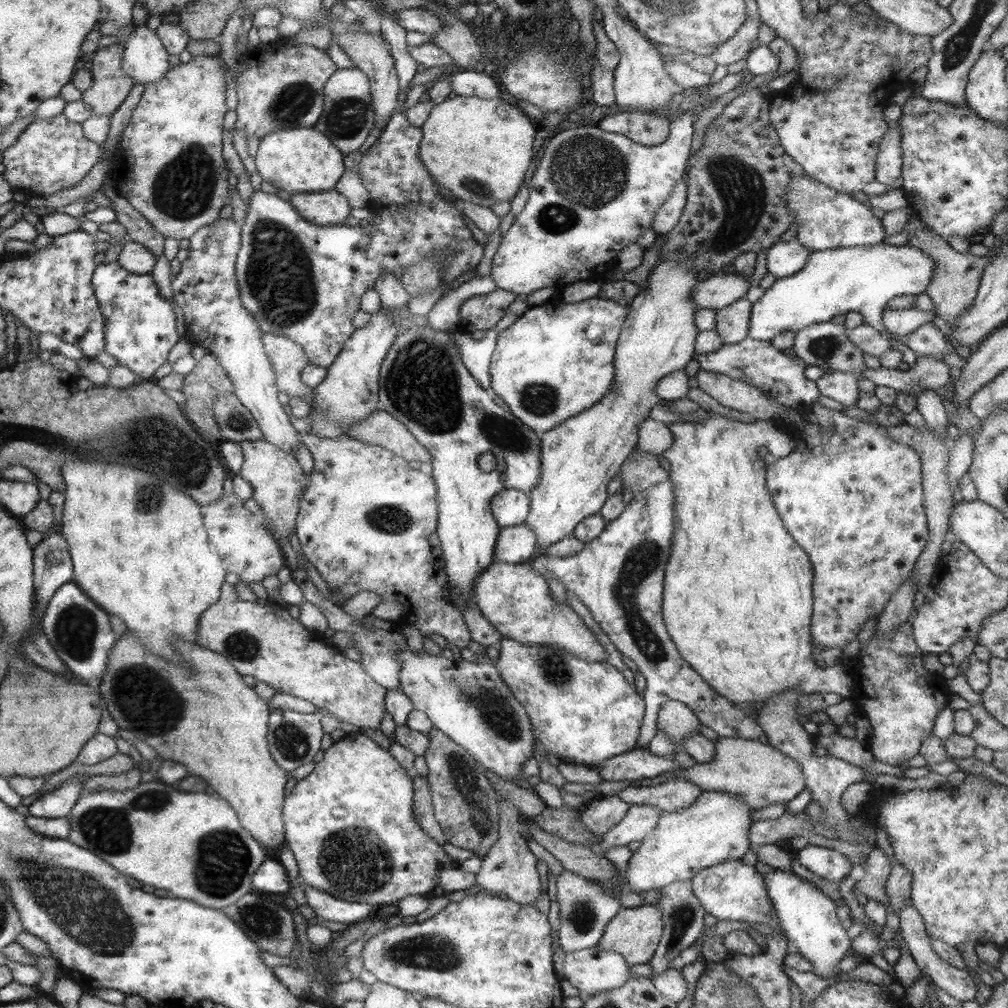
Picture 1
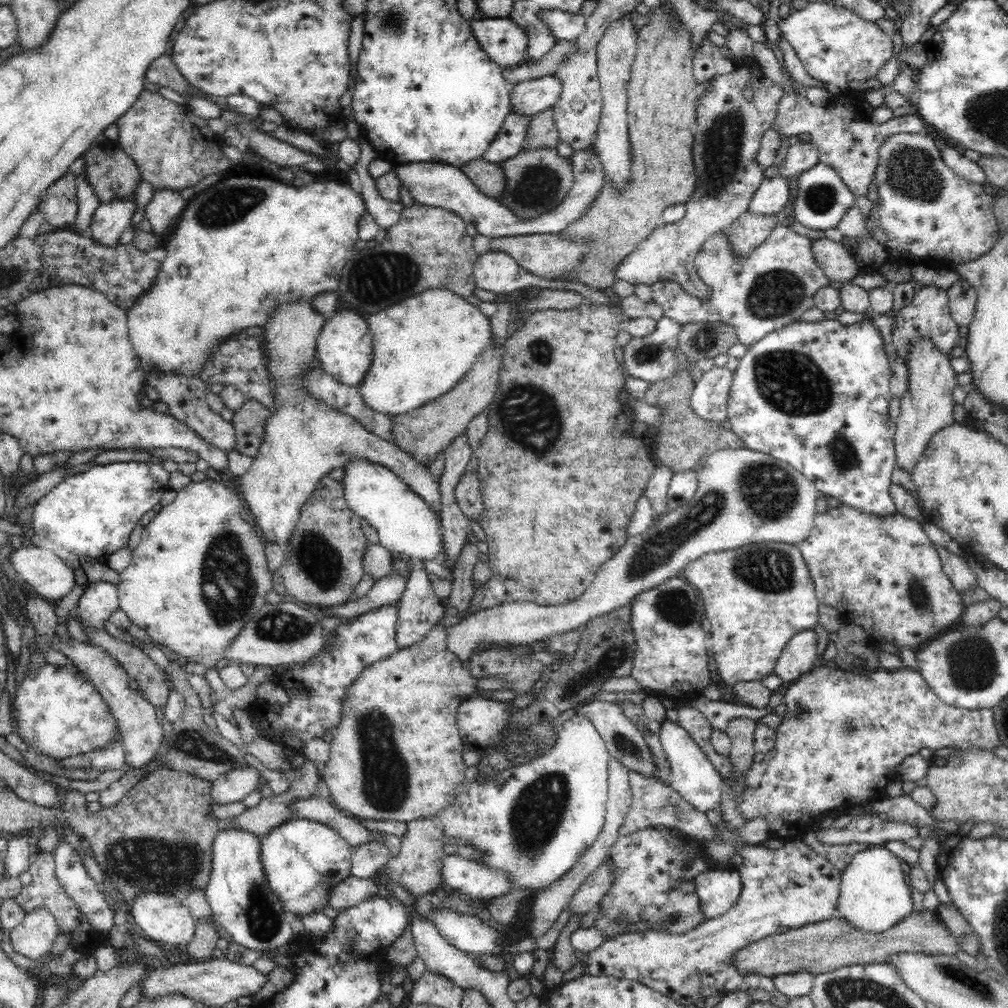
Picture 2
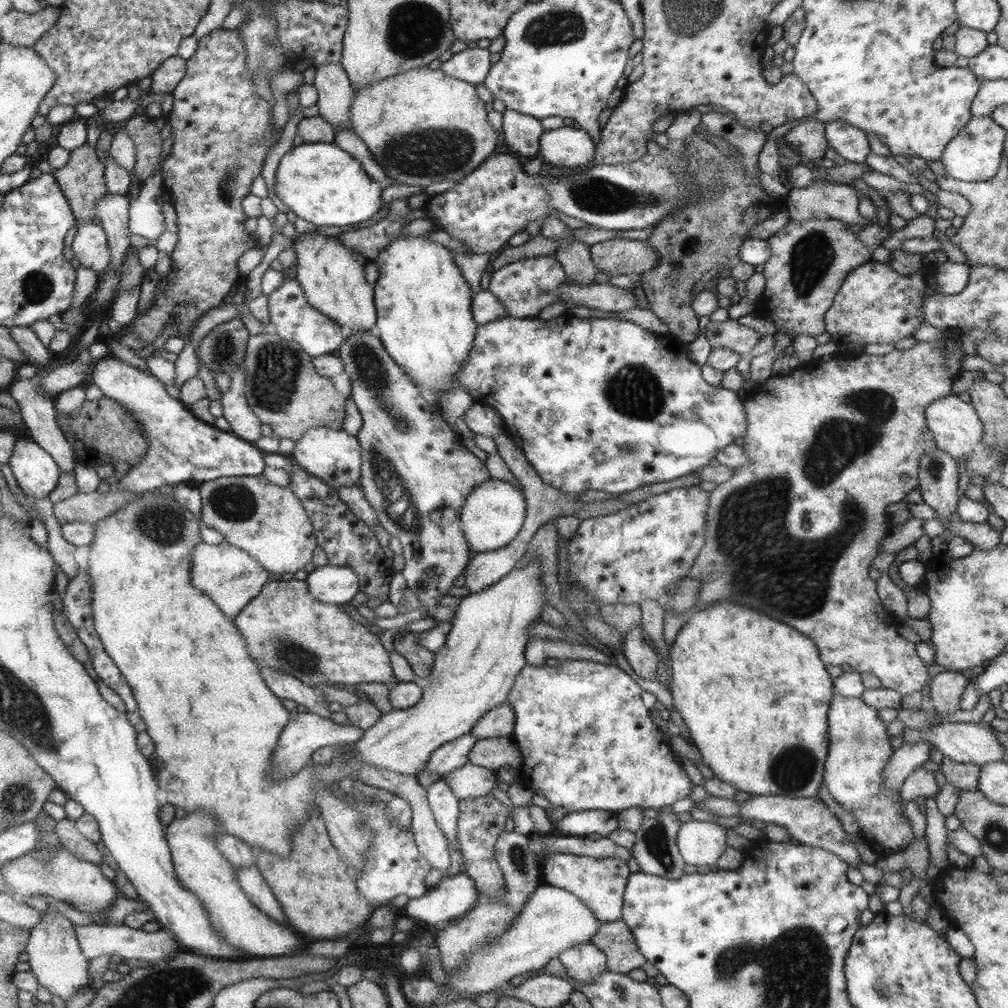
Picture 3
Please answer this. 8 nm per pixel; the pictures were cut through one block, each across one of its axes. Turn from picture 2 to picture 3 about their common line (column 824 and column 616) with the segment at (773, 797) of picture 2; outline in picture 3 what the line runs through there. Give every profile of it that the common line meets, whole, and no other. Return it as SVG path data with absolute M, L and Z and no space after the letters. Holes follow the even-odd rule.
M559 660L557 668L549 668L545 666L533 666L533 664L525 664L525 668L519 672L519 676L515 678L511 692L507 696L505 702L511 704L513 712L515 712L515 730L513 730L513 740L515 746L519 748L521 756L523 756L523 766L531 766L527 778L529 778L529 788L535 792L535 796L545 798L551 808L565 808L569 814L571 812L585 812L585 810L607 810L613 814L619 814L627 808L653 808L655 812L659 812L659 808L669 806L681 798L687 798L693 790L695 784L691 784L689 776L683 772L679 756L671 750L669 740L665 738L665 734L653 724L651 720L651 710L647 710L641 702L641 688L623 672L619 670L619 666L605 666L599 662L591 662L591 660Z

